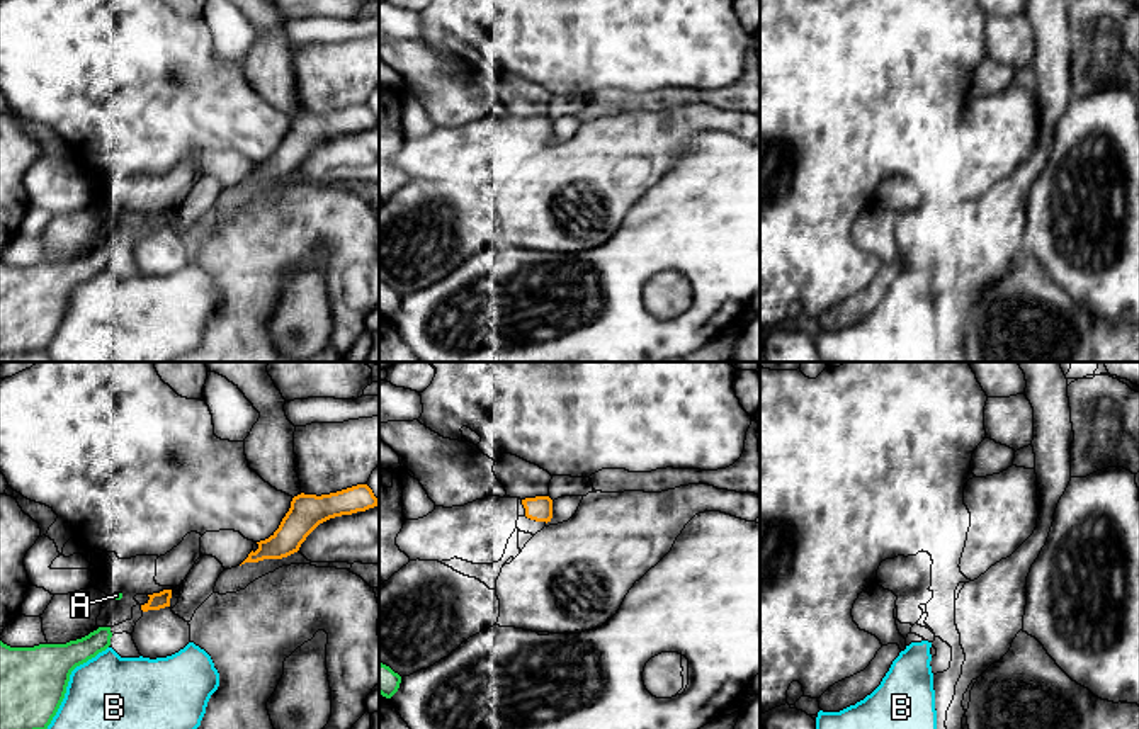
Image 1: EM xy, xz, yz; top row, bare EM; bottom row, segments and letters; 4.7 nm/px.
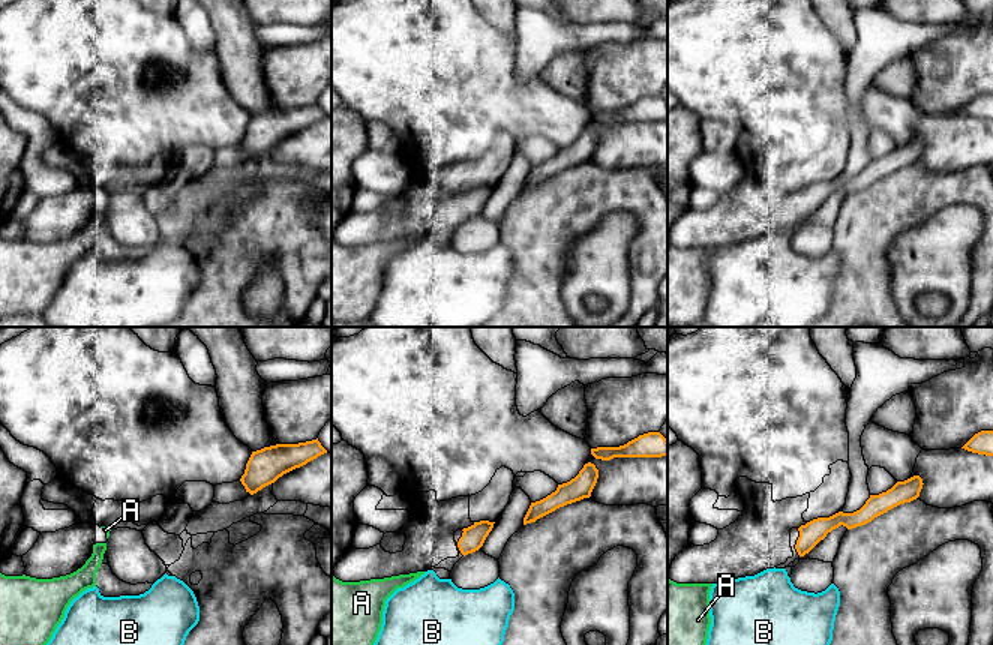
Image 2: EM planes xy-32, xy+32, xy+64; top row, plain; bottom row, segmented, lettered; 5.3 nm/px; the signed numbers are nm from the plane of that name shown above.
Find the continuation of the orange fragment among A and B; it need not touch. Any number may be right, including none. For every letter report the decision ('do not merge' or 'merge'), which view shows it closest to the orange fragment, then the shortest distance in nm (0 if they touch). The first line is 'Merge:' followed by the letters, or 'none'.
Merge: A
A: merge; view xy; gap 100 nm
B: do not merge; view xy; gap 200 nm

